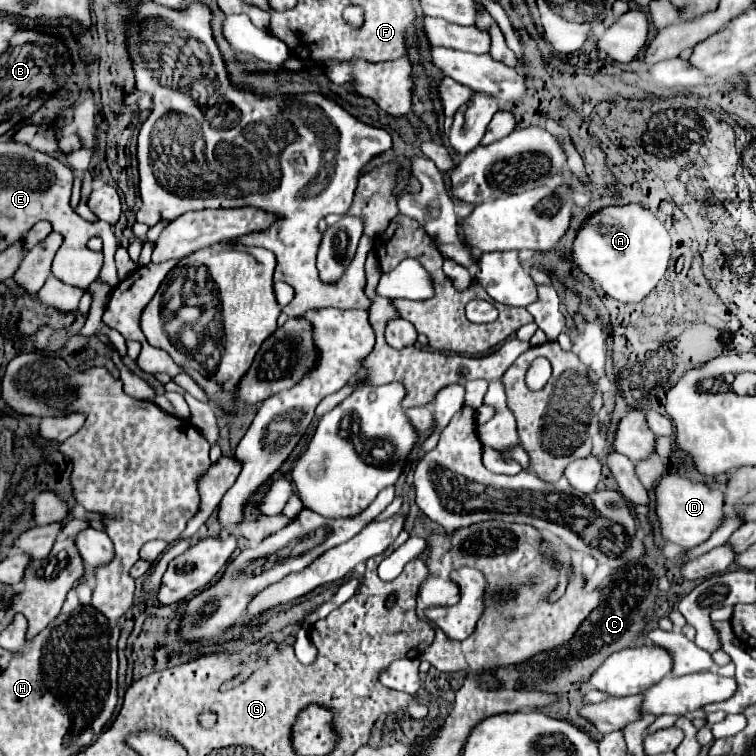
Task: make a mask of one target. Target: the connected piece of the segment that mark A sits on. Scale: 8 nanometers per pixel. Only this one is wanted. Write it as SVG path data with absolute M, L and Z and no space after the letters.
M617 206L617 208L605 208L599 214L591 216L579 230L575 242L573 242L573 252L571 258L573 262L593 280L597 280L603 290L613 296L619 302L625 304L637 304L647 296L657 282L663 278L667 264L671 256L671 238L665 226L643 206Z

